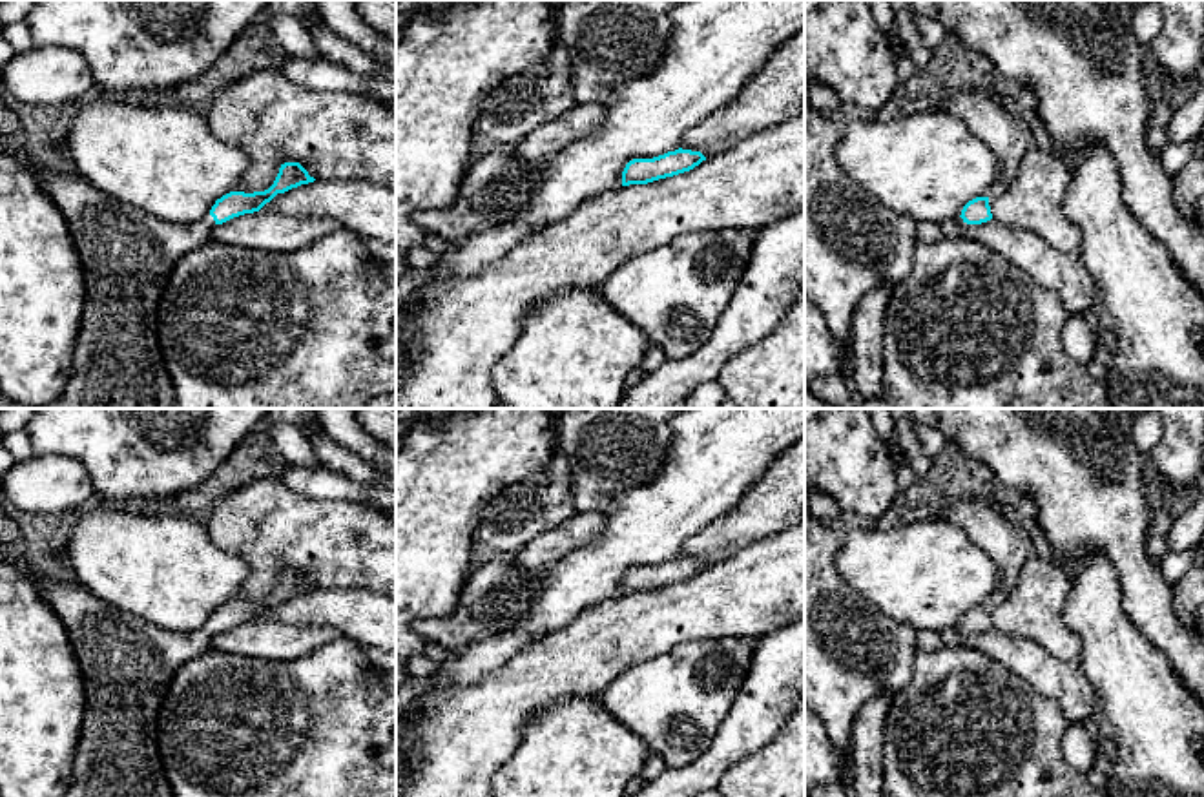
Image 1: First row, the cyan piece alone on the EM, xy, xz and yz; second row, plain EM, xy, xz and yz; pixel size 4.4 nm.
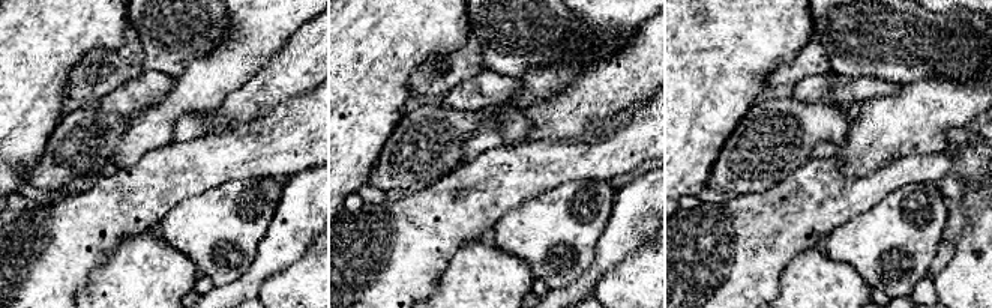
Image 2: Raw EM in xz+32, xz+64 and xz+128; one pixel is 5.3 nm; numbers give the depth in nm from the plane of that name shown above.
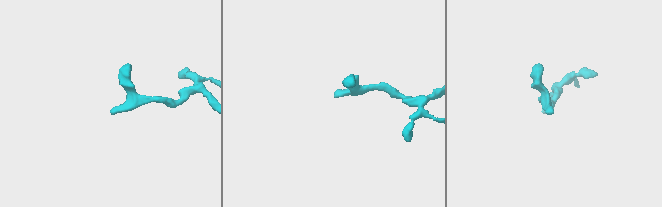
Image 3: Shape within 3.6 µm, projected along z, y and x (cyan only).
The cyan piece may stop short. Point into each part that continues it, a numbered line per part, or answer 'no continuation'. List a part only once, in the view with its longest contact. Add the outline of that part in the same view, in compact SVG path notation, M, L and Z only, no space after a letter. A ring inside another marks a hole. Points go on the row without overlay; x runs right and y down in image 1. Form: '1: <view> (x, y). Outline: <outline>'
1: xy (126, 662). Outline: M0 489L0 554L2 558L22 567L35 582L40 596L51 606L66 627L66 637L77 657L86 689L86 711L80 728L80 739L73 761L73 775L66 797L173 797L170 781L157 744L157 717L166 691L179 668L197 658L212 647L215 629L212 624L192 633L175 633L155 626L133 613L117 609L99 596L78 585L75 580L38 582L36 574L26 562L26 536L20 525L9 516Z

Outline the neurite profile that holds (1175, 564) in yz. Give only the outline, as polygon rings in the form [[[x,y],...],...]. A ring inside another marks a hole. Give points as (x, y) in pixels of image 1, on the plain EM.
[[[1188,547],[1182,551],[1169,551],[1158,562],[1164,580],[1177,585],[1180,578],[1199,562],[1200,547]]]

